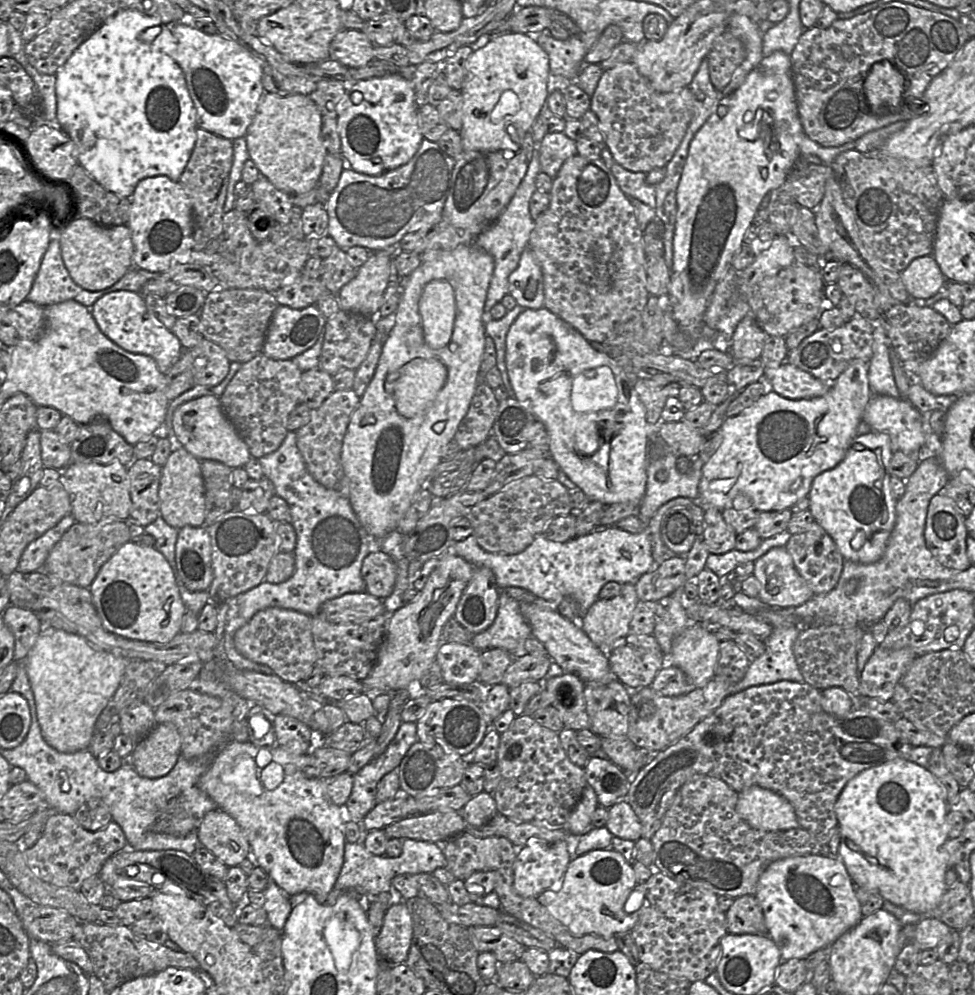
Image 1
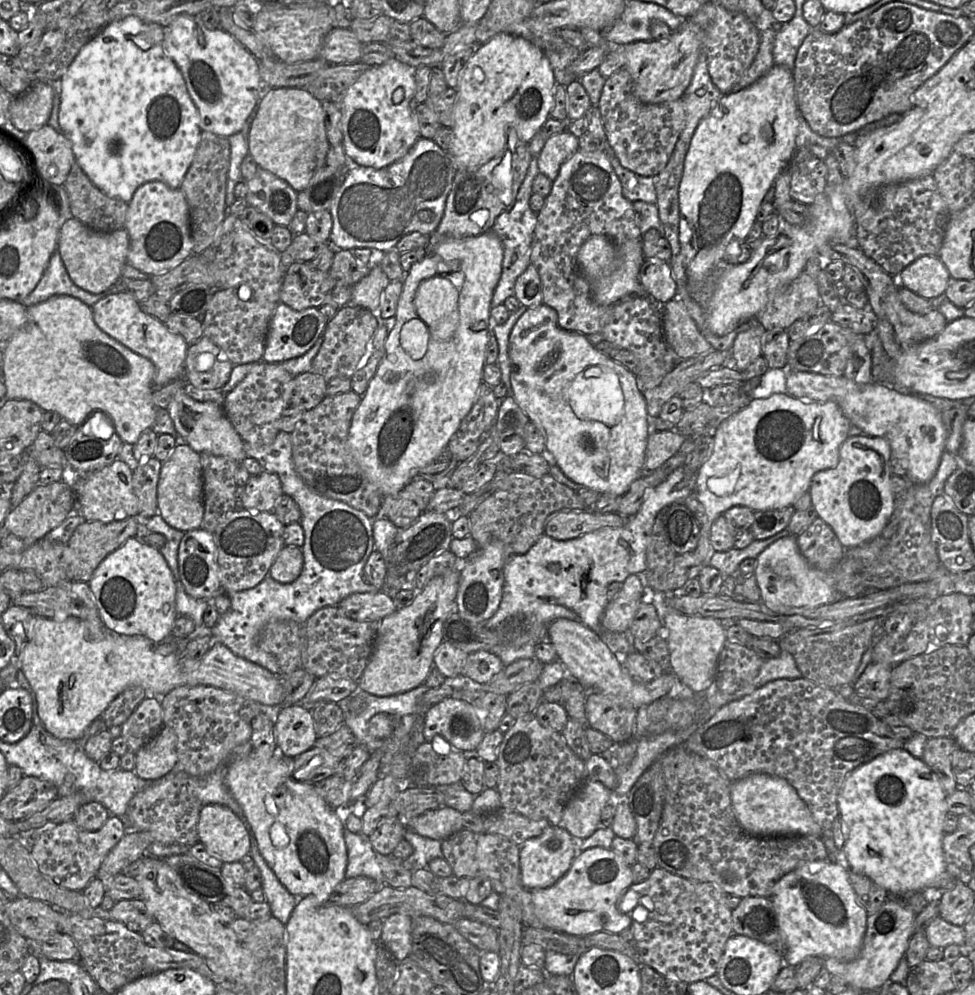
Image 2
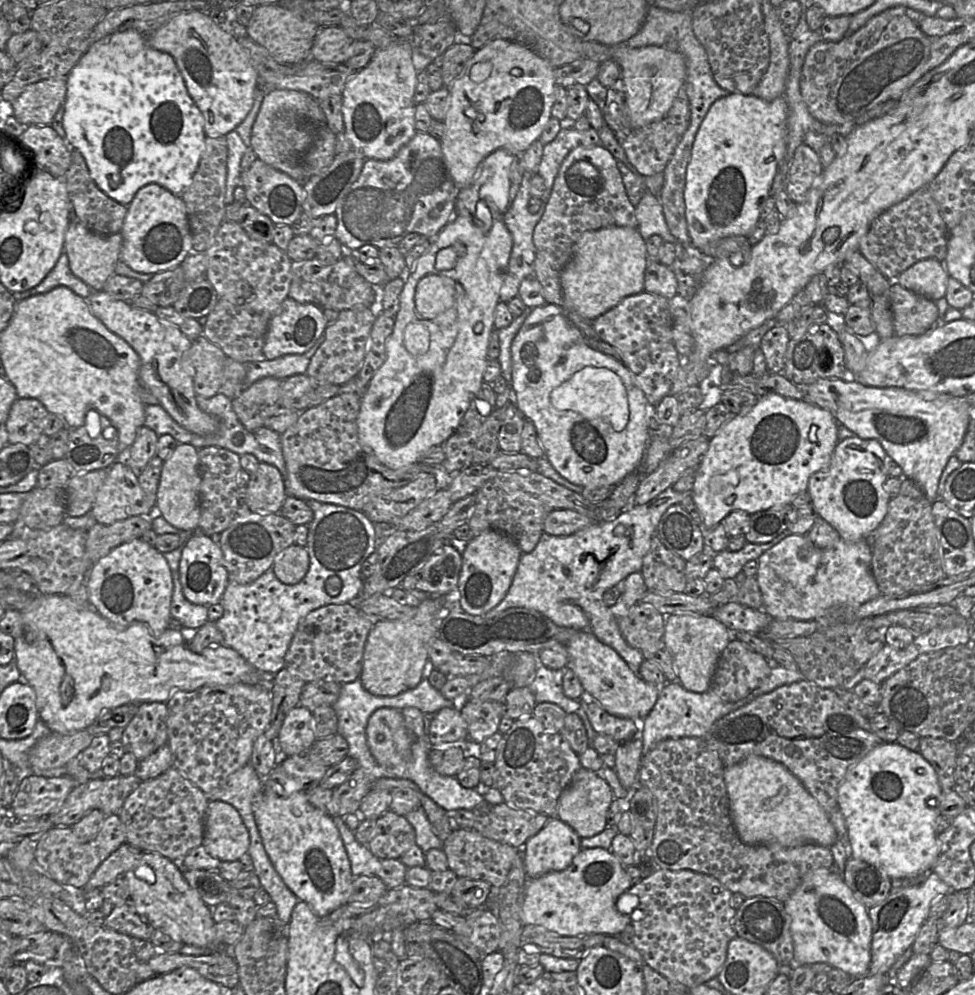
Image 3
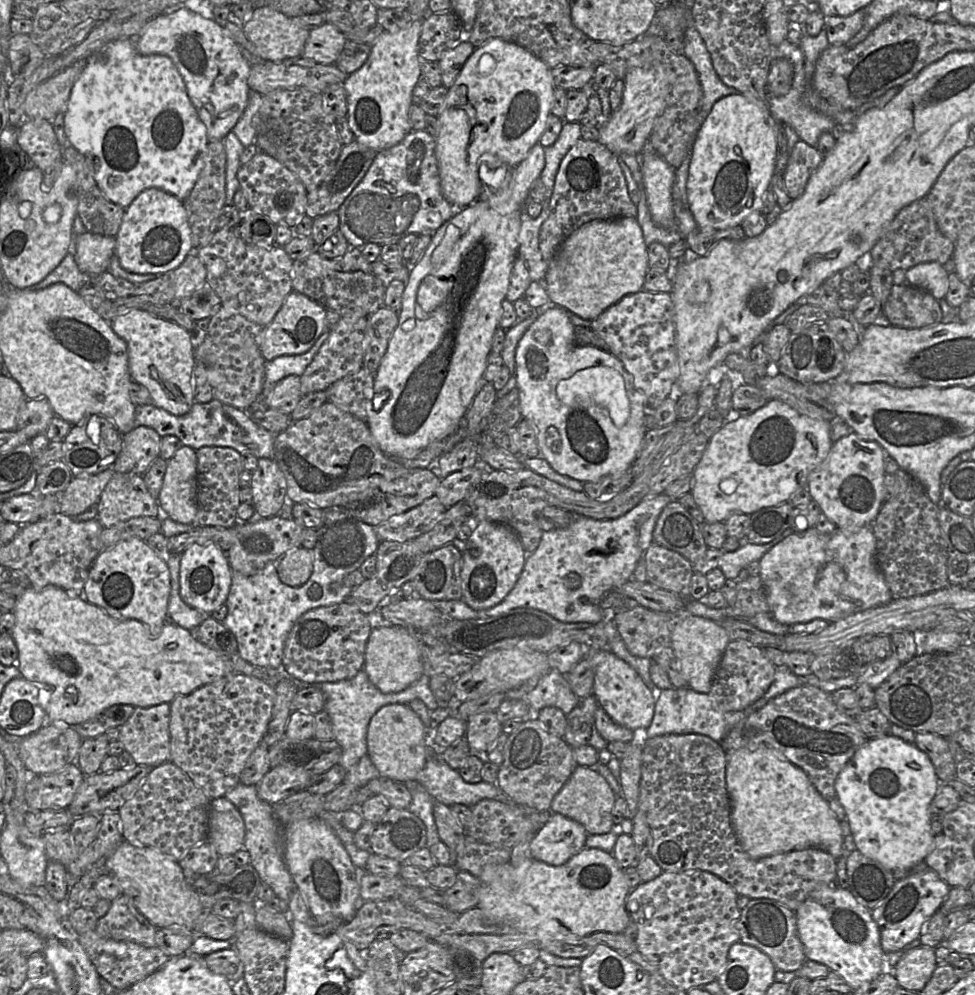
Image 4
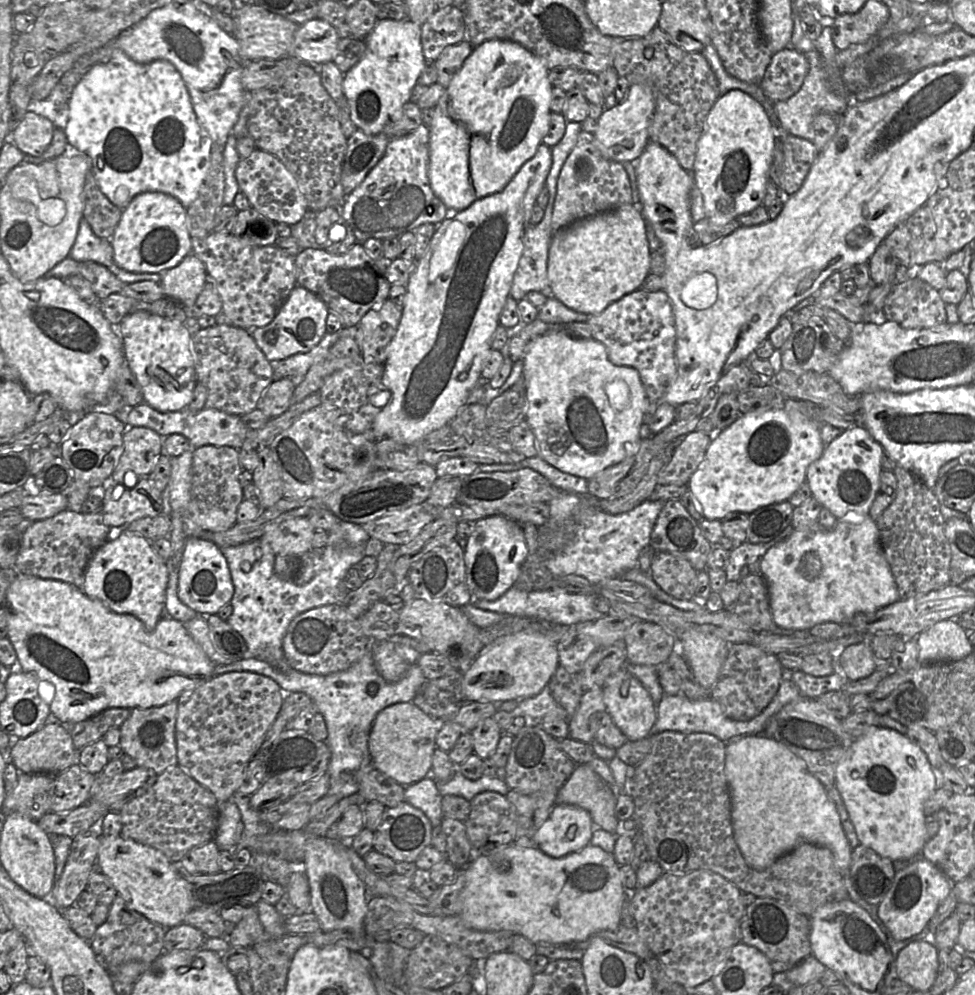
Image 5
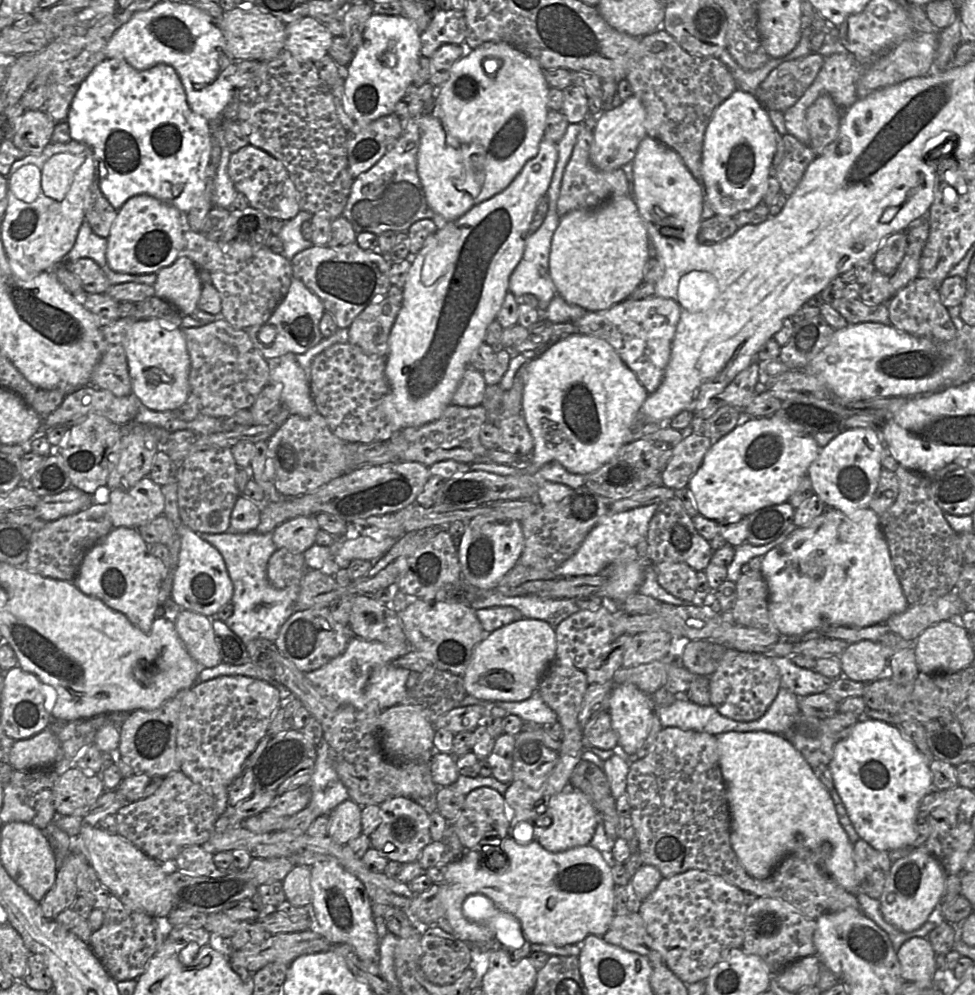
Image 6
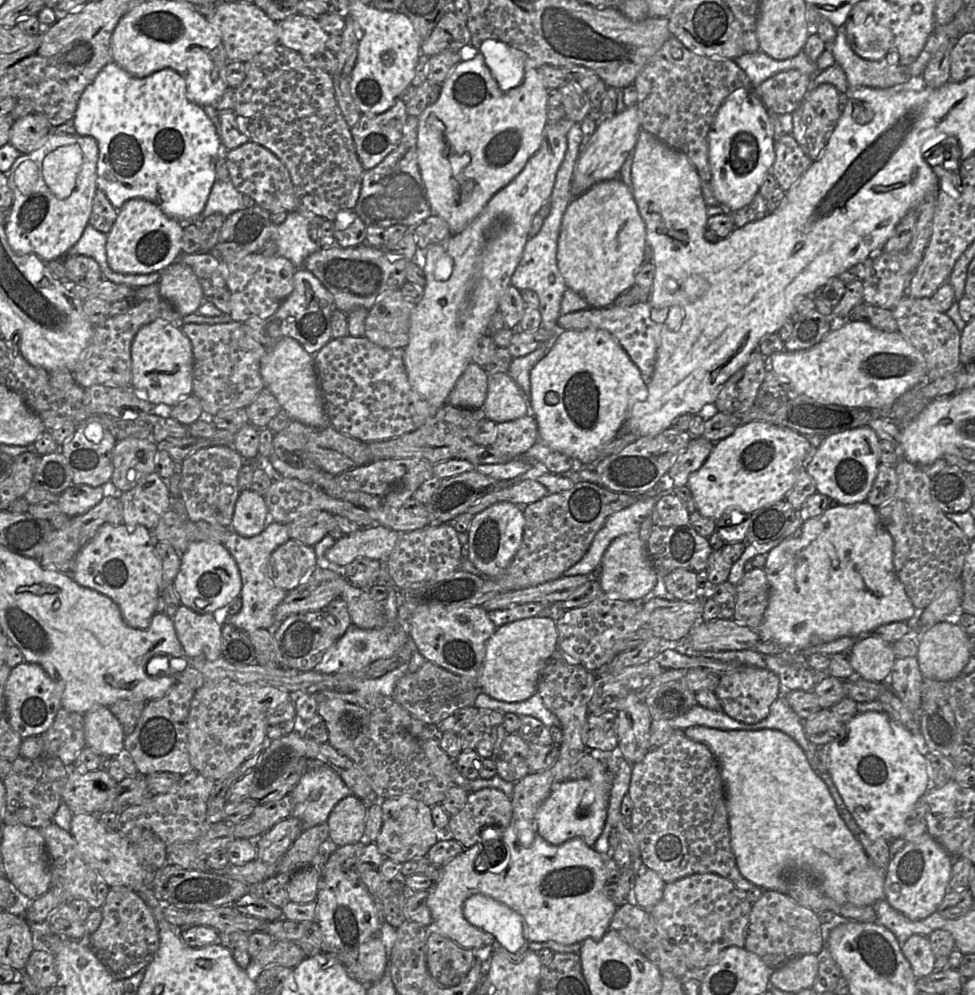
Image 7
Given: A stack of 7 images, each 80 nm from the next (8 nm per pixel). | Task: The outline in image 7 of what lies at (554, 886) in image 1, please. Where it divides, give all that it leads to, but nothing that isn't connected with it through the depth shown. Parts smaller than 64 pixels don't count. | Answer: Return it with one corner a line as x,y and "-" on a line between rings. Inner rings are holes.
605,766
605,771
600,776
560,783
537,810
535,833
553,845
579,837
593,847
606,822
613,778
613,773

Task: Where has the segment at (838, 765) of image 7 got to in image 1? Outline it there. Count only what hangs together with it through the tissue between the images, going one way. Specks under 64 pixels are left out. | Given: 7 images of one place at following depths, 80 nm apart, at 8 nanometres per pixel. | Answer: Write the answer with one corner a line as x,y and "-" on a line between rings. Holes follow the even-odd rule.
896,758
881,765
863,770
850,779
841,790
836,804
835,812
838,820
838,829
841,835
840,860
844,863
856,886
877,891
885,901
900,906
917,914
927,914
935,910
947,891
945,874
947,871
947,853
945,842
948,839
946,789
943,784
927,769
918,764
901,758

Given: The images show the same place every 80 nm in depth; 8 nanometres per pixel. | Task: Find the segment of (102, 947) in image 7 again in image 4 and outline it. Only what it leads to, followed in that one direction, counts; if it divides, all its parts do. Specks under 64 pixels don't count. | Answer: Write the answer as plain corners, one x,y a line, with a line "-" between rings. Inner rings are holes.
121,894
111,902
108,913
99,919
96,932
103,938
130,941
155,947
158,928
139,912
129,895

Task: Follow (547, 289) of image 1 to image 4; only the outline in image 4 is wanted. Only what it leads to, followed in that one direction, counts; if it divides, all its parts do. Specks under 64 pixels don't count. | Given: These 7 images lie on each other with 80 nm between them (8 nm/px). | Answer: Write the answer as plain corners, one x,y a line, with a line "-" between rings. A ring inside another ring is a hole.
579,138
560,164
550,200
549,216
540,228
539,248
543,259
550,263
564,240
588,222
620,217
637,218
637,207
629,196
619,157
598,141

